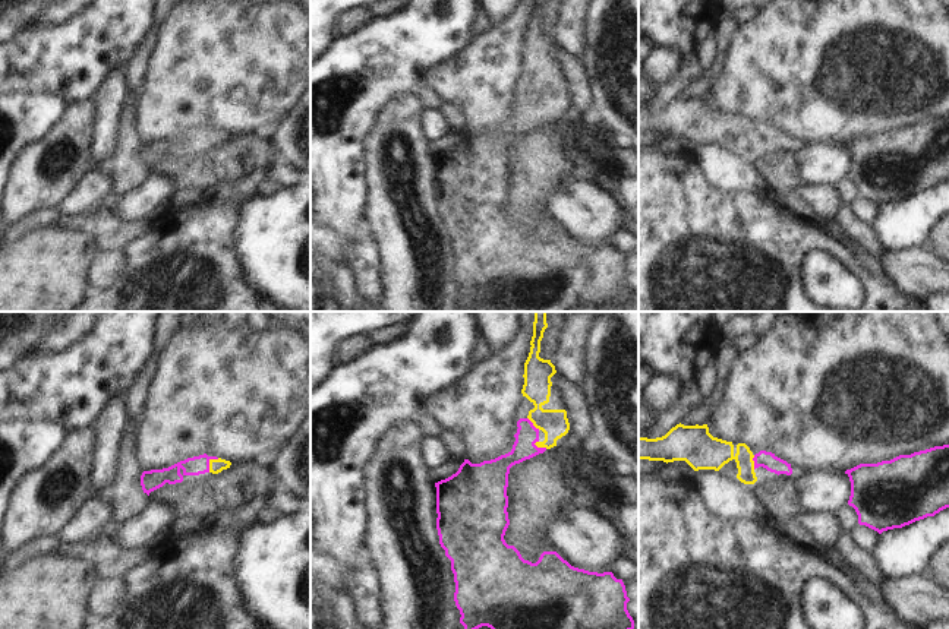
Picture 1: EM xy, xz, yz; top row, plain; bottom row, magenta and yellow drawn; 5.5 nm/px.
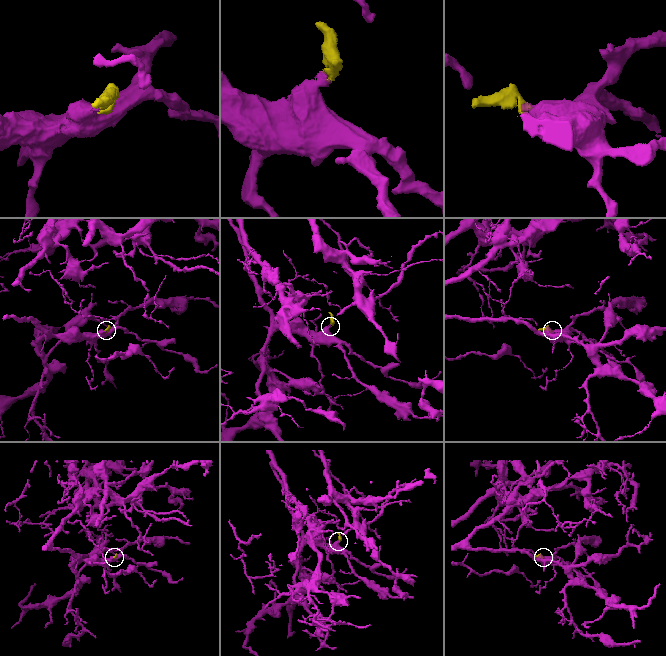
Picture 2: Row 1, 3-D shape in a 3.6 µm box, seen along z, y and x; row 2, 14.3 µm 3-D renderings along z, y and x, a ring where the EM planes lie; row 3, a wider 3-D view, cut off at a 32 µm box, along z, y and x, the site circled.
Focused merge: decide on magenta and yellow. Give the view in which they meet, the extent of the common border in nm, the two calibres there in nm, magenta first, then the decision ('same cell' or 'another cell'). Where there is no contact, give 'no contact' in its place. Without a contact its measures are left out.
xy | 100 nm | 100/80 nm | same cell

